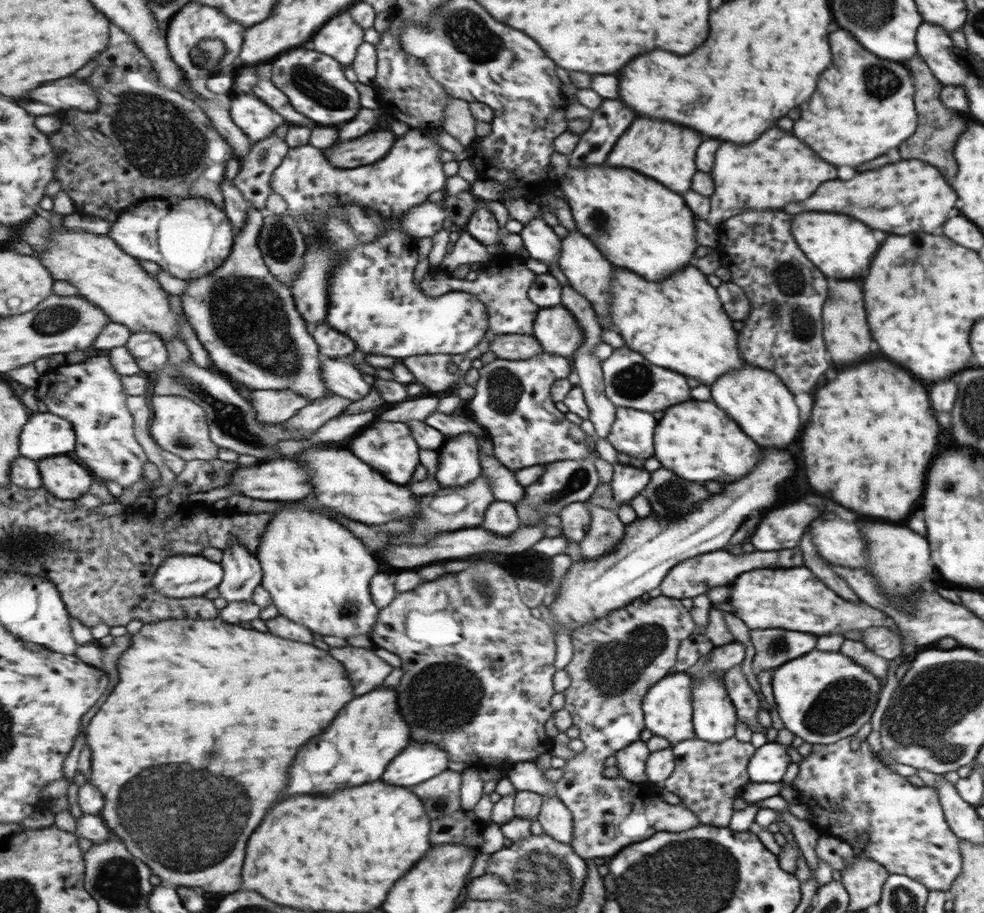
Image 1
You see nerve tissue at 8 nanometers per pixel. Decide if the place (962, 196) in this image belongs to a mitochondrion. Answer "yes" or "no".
no

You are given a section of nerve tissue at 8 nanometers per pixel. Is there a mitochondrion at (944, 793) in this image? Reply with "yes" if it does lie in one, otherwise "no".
no

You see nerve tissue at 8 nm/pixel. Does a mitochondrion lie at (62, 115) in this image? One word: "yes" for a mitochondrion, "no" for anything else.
no

